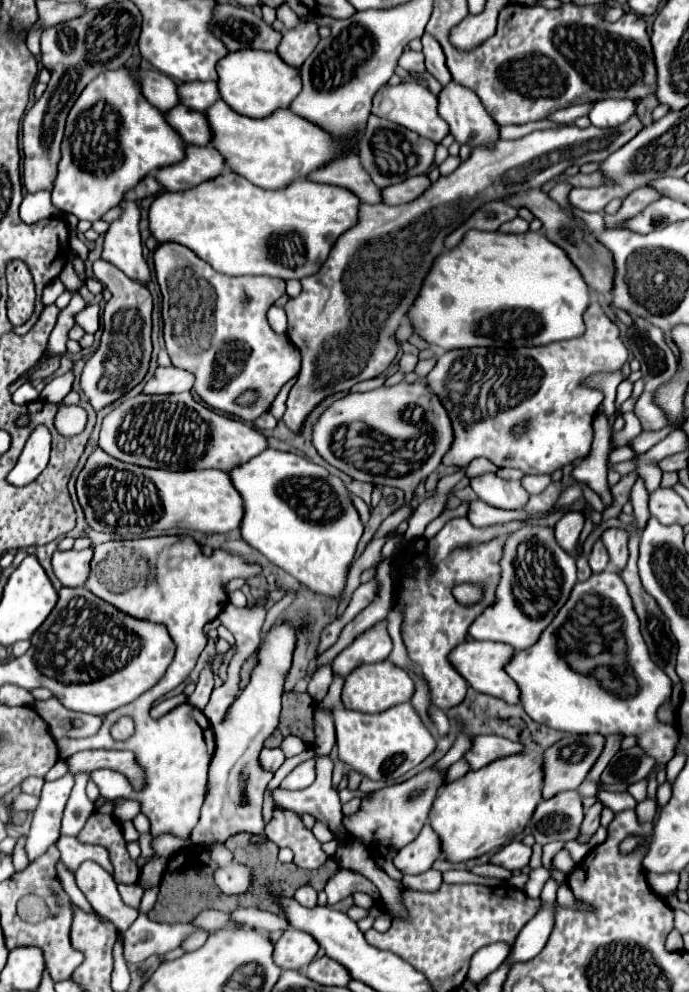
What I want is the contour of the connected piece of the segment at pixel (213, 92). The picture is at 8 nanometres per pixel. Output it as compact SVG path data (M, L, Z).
M216 82L180 84L180 102L188 108L204 110L204 108L210 108L216 100L220 100L220 92L218 92Z

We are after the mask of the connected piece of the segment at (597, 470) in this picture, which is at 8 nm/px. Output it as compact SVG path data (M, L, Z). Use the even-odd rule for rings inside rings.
M602 412L602 414L596 414L596 418L594 418L594 444L592 444L592 450L590 450L588 458L582 464L572 468L570 478L574 482L588 482L588 486L594 492L598 492L606 504L612 502L610 488L606 484L608 452L610 452L610 428L608 428L608 420Z

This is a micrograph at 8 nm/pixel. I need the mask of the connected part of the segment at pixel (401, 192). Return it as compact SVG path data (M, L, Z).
M414 176L412 180L404 180L400 184L394 184L392 188L384 188L384 202L398 206L398 204L406 204L416 200L418 196L422 196L428 188L432 186L428 176Z

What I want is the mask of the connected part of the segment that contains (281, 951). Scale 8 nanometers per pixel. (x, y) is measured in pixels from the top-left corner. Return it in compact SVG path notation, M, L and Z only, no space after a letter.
M288 928L280 940L274 944L274 962L282 968L282 970L298 970L302 966L308 966L316 952L318 952L318 944L316 940L312 940L312 936L308 936L306 932Z

